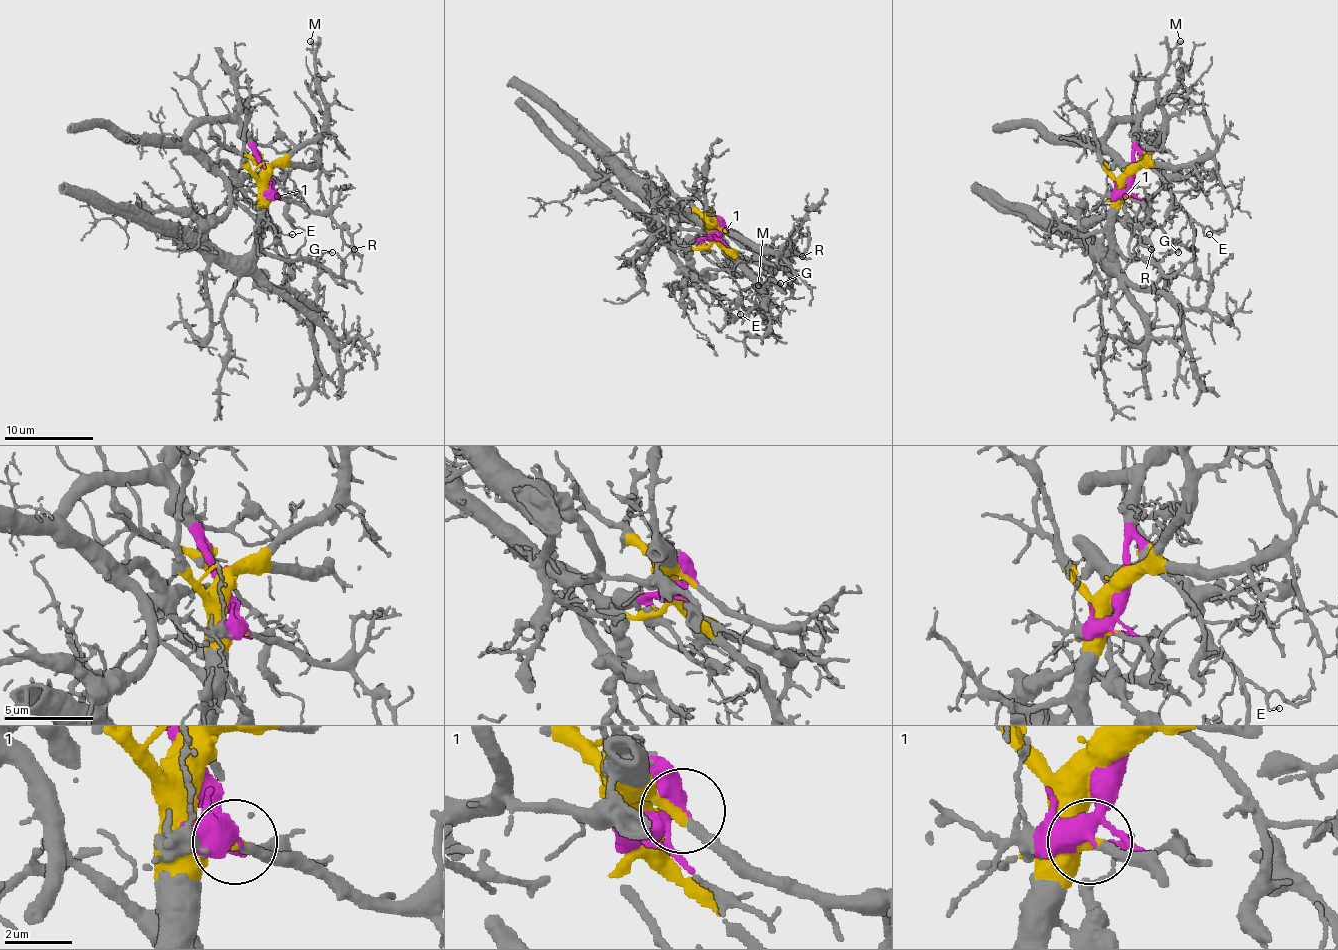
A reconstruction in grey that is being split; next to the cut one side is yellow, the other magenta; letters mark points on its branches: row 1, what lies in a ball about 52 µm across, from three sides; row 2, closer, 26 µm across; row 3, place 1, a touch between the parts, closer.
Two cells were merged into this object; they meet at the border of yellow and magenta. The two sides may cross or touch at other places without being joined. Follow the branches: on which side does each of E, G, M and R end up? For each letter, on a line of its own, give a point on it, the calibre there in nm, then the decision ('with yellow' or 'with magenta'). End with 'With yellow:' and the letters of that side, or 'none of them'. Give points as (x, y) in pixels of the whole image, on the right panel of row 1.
E: at (1209, 234); 130 nm thick; with magenta
G: at (1178, 252); 140 nm thick; with yellow
M: at (1180, 41); 240 nm thick; with yellow
R: at (1151, 249); 150 nm thick; with yellow
With yellow: G, M, R

